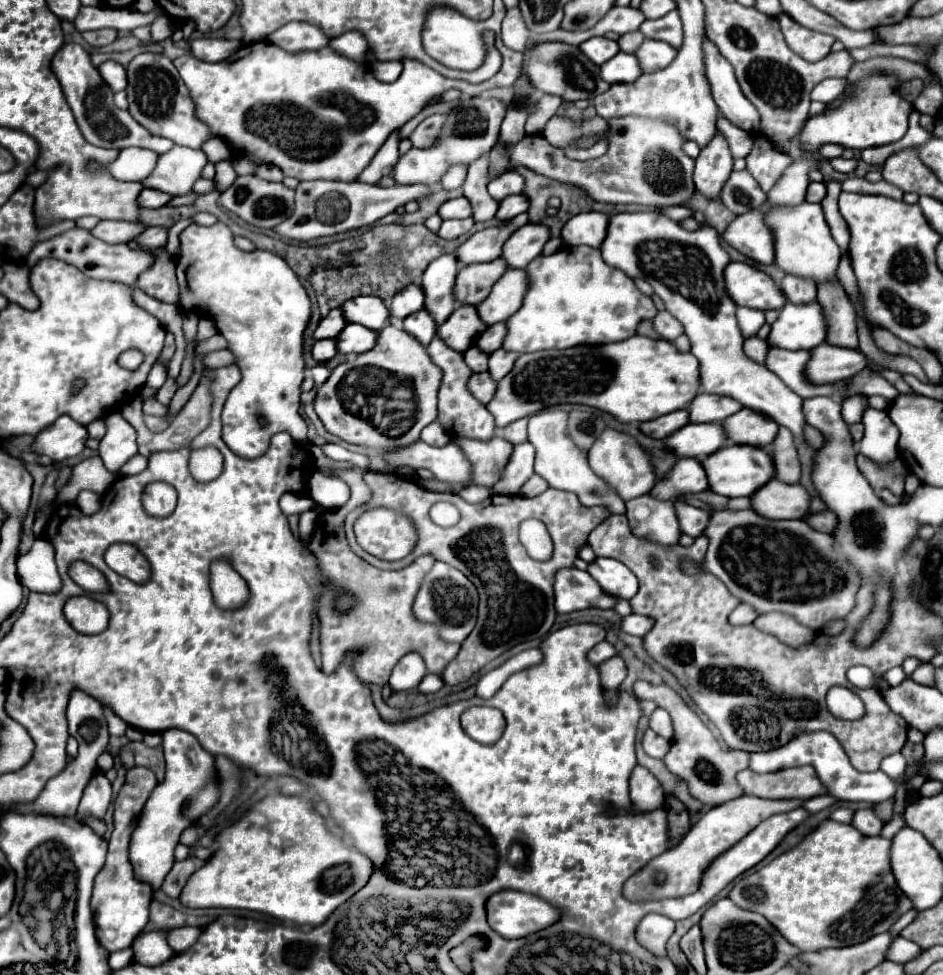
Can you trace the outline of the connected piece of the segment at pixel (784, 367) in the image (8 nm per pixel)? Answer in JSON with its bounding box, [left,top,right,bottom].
[766,348,844,398]

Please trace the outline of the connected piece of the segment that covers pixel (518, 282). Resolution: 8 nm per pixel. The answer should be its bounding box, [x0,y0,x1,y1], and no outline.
[478,270,528,326]

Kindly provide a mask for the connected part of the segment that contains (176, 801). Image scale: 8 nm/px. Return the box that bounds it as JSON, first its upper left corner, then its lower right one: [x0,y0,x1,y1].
[130,730,218,890]

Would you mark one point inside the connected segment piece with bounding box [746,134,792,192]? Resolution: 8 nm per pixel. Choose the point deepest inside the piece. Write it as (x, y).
(765, 163)

